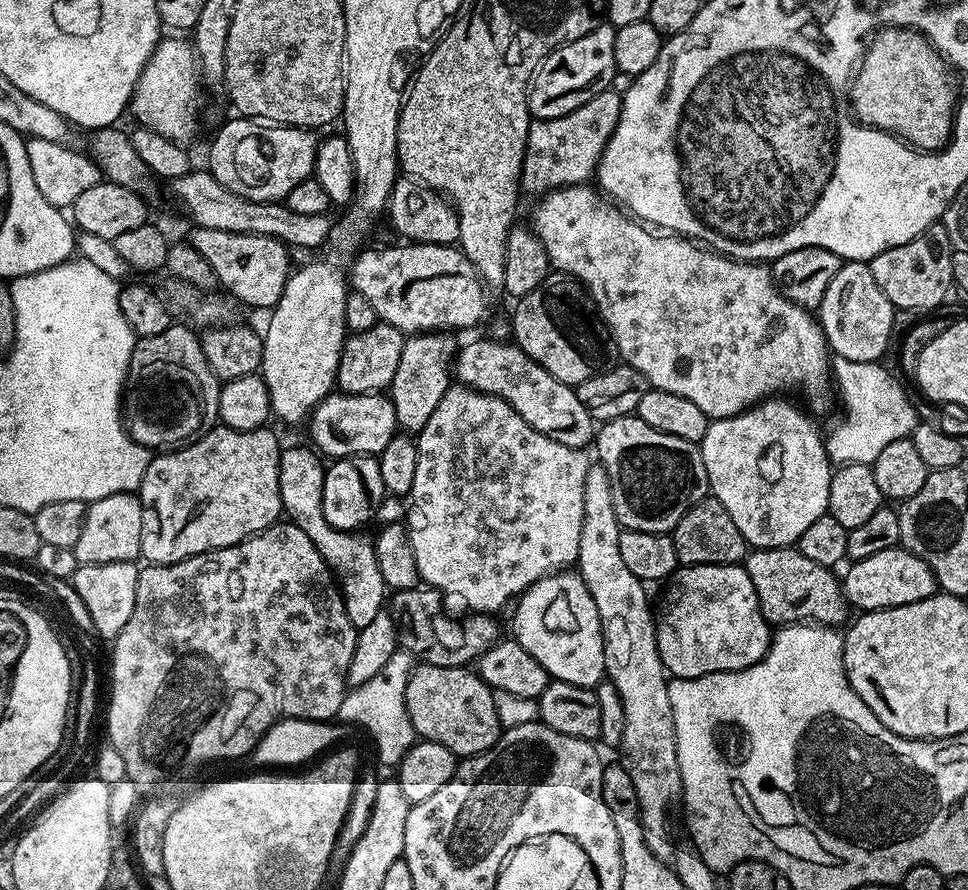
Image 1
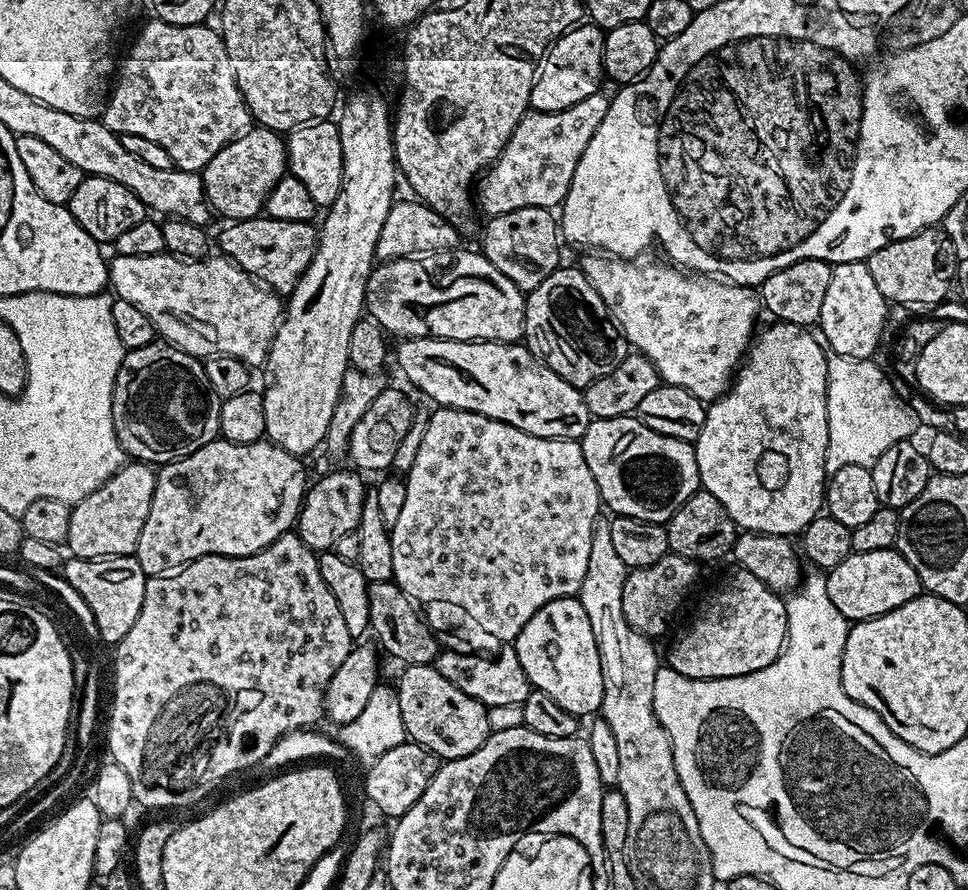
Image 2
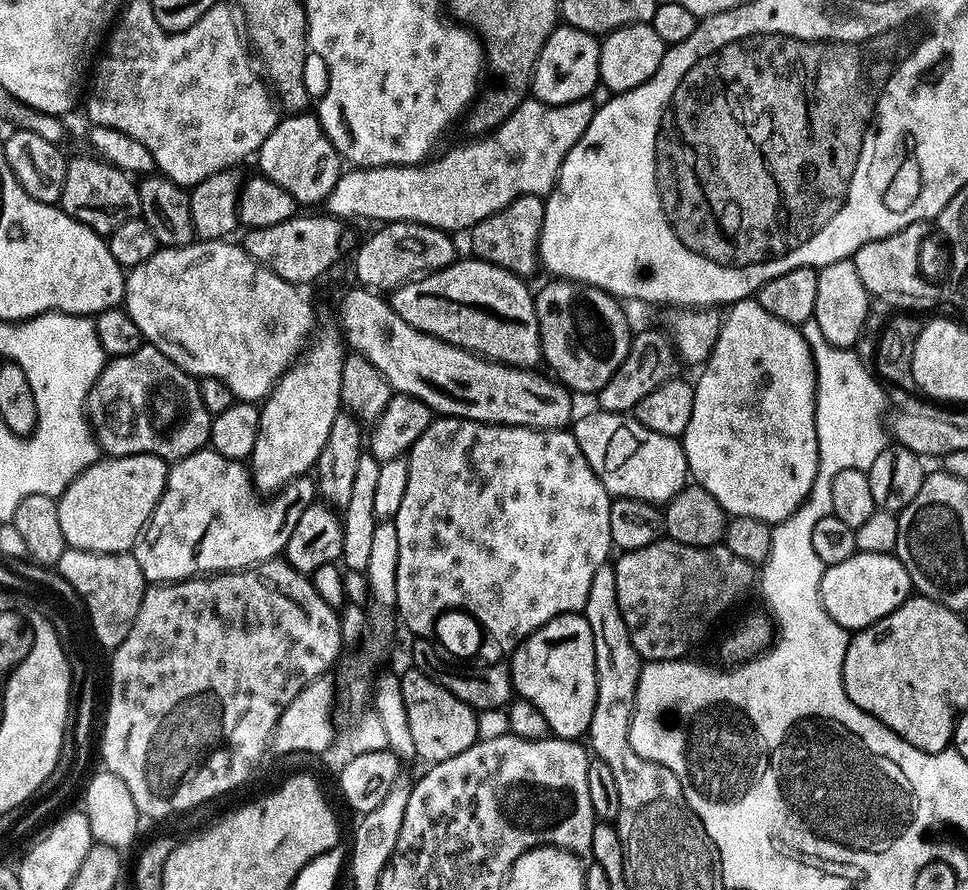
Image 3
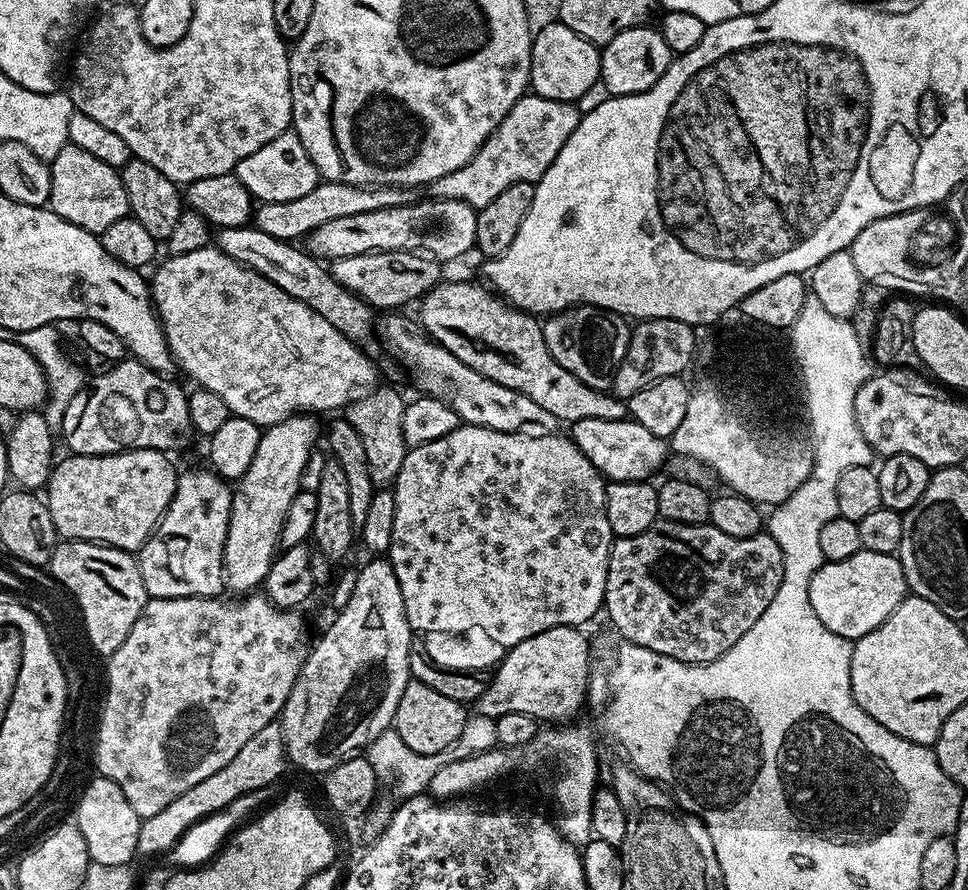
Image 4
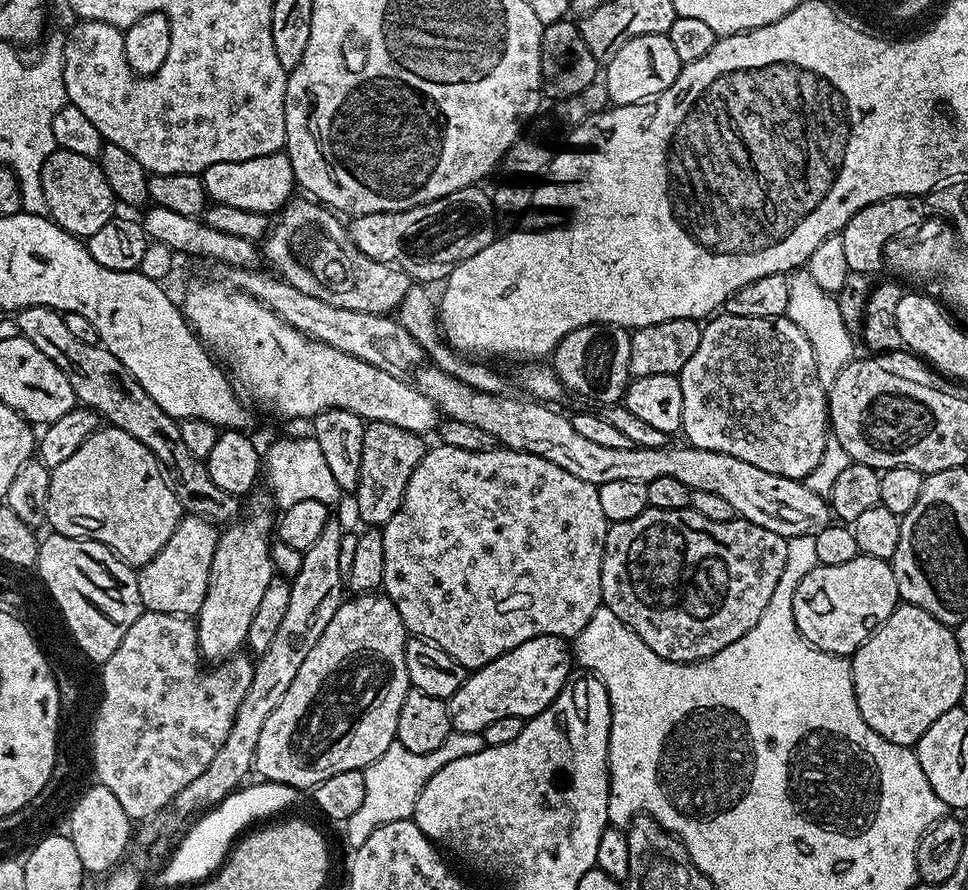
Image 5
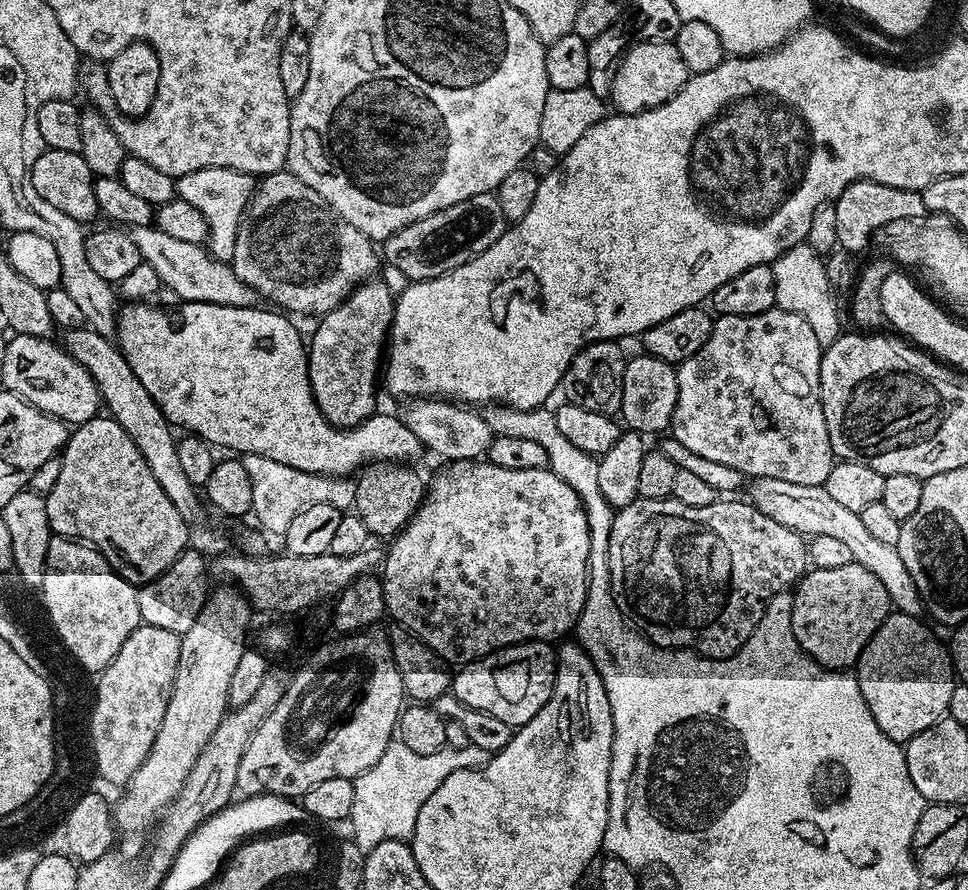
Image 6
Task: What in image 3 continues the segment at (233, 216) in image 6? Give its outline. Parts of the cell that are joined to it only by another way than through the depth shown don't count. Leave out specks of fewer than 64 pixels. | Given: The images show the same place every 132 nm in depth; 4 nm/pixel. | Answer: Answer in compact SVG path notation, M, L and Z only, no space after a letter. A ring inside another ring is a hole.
M311 111L288 114L274 126L270 138L262 142L258 153L259 175L277 183L291 194L297 205L319 205L334 190L342 171L342 161L336 147L326 138L320 120Z

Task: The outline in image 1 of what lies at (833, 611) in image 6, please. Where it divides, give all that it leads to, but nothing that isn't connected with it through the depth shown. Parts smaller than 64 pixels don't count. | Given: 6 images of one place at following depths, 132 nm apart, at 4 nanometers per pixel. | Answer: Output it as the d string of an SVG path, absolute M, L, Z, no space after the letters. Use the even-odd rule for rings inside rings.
M902 546L882 550L871 558L862 558L847 566L848 573L842 576L842 587L849 605L853 609L860 608L856 610L877 612L880 608L906 606L910 602L922 602L938 592L930 566Z

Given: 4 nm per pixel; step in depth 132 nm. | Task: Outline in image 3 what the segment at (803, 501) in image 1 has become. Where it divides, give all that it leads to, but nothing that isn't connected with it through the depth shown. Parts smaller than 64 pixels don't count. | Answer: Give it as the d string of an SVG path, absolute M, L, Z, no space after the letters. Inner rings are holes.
M754 298L736 300L733 304L727 305L720 321L720 333L714 342L712 353L704 361L699 372L700 377L694 380L694 410L690 410L690 422L682 437L691 479L710 494L714 494L714 498L722 505L729 517L758 518L769 526L780 524L786 518L790 518L790 514L794 514L794 510L798 510L798 506L802 506L802 502L810 494L810 490L814 486L814 478L818 474L816 363L803 331L797 325L782 322L782 318L774 318L774 314L762 310L762 306Z

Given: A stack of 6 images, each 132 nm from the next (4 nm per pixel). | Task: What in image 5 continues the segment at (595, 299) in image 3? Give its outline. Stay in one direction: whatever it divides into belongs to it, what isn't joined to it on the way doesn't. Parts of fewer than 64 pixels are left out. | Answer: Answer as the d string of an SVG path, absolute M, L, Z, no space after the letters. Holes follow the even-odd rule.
M603 324L582 326L578 330L570 330L566 338L558 342L552 351L550 367L556 371L556 376L569 393L577 392L588 400L593 400L599 406L616 406L624 399L624 389L630 383L628 367L630 366L630 332L626 328L608 327Z

